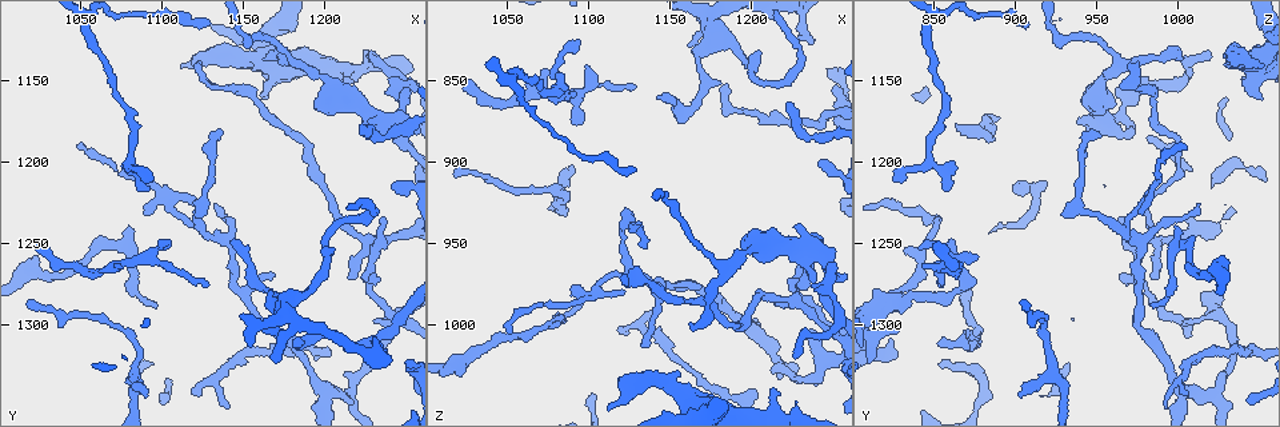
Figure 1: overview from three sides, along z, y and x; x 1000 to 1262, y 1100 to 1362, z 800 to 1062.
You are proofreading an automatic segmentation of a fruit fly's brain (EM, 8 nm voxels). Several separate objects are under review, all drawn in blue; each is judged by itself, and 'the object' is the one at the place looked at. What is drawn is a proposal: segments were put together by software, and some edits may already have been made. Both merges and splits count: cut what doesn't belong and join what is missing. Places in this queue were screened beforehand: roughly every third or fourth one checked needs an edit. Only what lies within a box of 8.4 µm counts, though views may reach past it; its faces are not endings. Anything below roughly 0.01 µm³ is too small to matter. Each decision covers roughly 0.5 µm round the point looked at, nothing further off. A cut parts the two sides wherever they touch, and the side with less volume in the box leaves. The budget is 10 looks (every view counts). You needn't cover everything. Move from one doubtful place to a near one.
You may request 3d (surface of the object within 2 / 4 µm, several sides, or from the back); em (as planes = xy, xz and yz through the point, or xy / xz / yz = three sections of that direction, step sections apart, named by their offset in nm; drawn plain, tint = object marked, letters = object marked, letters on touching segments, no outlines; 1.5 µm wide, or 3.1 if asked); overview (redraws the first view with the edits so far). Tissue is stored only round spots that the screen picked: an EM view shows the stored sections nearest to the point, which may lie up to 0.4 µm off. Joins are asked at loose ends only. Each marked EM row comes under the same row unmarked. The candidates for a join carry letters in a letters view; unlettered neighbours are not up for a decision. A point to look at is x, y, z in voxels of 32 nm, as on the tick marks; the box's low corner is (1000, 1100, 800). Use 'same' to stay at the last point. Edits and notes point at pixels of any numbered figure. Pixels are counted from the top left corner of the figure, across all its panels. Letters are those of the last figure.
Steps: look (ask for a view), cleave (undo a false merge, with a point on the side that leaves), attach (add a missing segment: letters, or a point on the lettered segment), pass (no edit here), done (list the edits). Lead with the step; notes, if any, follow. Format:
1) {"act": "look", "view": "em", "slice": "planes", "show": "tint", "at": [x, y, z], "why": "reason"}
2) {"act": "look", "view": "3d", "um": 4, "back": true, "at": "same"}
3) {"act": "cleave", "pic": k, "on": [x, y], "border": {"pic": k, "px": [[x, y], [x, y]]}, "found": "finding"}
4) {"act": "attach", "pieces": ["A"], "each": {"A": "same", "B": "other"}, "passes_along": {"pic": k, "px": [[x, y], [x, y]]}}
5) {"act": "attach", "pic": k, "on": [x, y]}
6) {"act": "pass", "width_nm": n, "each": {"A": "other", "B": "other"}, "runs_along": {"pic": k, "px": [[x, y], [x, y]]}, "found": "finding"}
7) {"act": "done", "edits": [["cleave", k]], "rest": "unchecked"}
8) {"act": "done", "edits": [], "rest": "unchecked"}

{"act": "look", "view": "em", "slice": "planes", "show": "letters", "at": [1168, 1270, 976], "why": "branch stops here"}

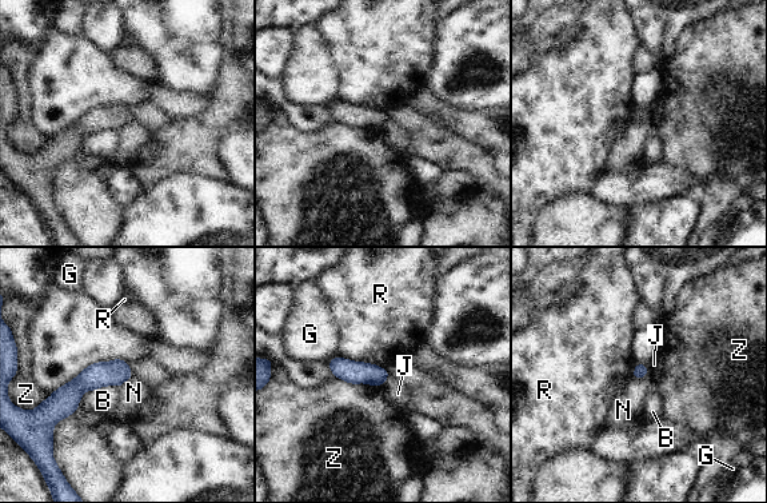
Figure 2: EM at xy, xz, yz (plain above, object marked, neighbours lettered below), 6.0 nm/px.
{"act": "pass", "each": {"B": "other", "G": "other", "J": "other", "N": "other", "R": "other", "Z": "other"}, "runs_along": {"pic": 2, "px": [[126, 367], [92, 376], [52, 403]]}, "found": "none of them fits"}

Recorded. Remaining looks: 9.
{"act": "look", "view": "em", "slice": "planes", "show": "letters", "at": [1196, 1318, 1044]}

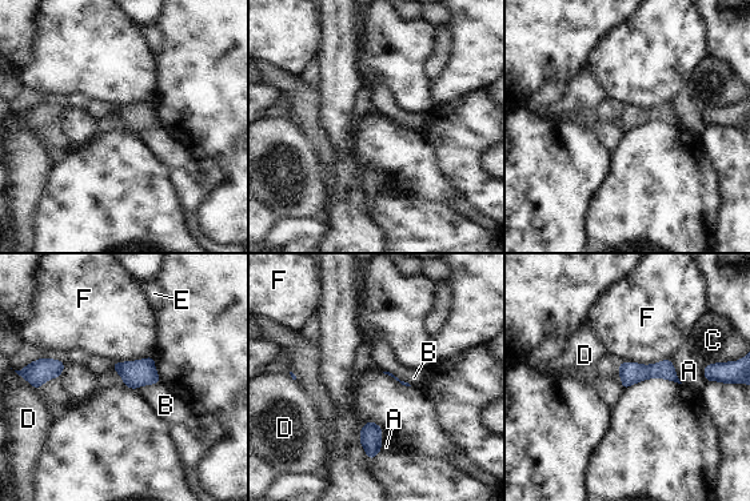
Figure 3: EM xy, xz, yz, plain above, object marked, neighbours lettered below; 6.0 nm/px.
{"act": "pass", "width_nm": 20, "each": {"A": "other", "B": "other", "C": "other", "D": "other", "E": "other", "F": "other"}, "found": "continuous, no second neuron"}

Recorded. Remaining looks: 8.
{"act": "look", "view": "em", "slice": "xz", "step": 8, "show": "letters", "at": [1232, 1298, 1004]}

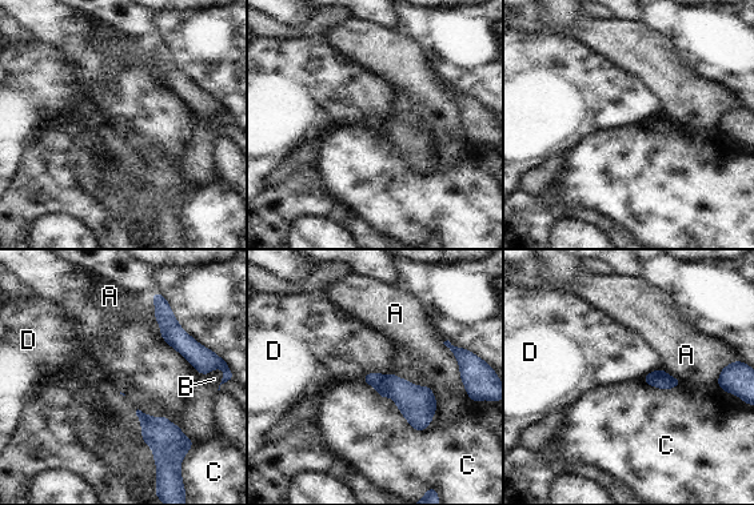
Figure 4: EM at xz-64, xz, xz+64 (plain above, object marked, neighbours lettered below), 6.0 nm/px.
{"act": "pass", "each": {"A": "other", "B": "other", "C": "other", "D": "other"}, "border": {"pic": 4, "px": [[661, 368], [642, 377]]}, "found": "no lettered segment goes on from it"}

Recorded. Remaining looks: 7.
{"act": "look", "view": "3d", "um": 4, "at": [1236, 1234, 964], "why": "an open end"}

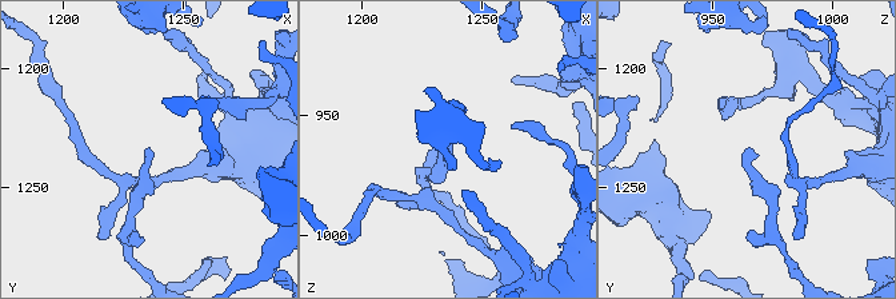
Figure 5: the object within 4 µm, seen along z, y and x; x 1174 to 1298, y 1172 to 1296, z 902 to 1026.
{"act": "look", "view": "em", "slice": "xz", "step": 8, "show": "tint", "at": [1237, 1234, 965]}

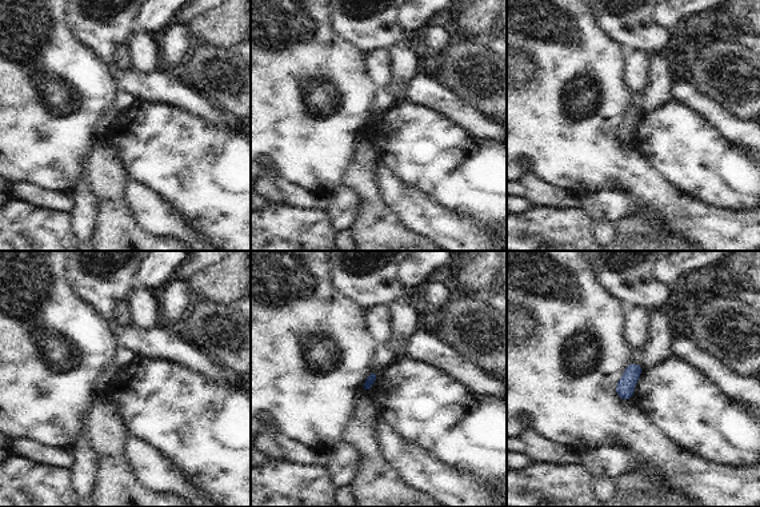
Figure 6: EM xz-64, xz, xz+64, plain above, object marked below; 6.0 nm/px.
{"act": "look", "view": "em", "slice": "yz", "step": 4, "show": "letters", "at": "same", "why": "another direction"}

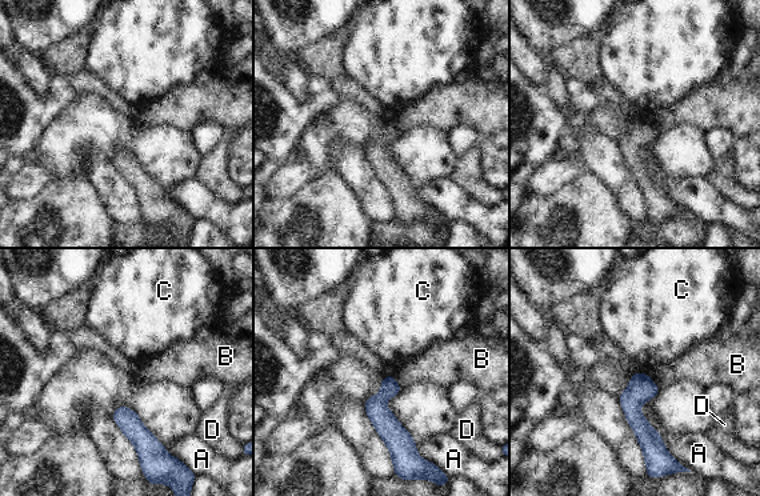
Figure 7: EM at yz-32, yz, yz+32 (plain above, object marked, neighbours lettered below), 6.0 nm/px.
{"act": "pass", "longest_contact_nm": ["A", 420], "each": {"A": "other", "B": "other", "C": "other", "D": "other"}, "border": {"pic": 7, "px": [[644, 372], [650, 378]]}, "found": "none of them fits"}

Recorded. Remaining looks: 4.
{"act": "done", "edits": [], "rest": "unchecked"}

